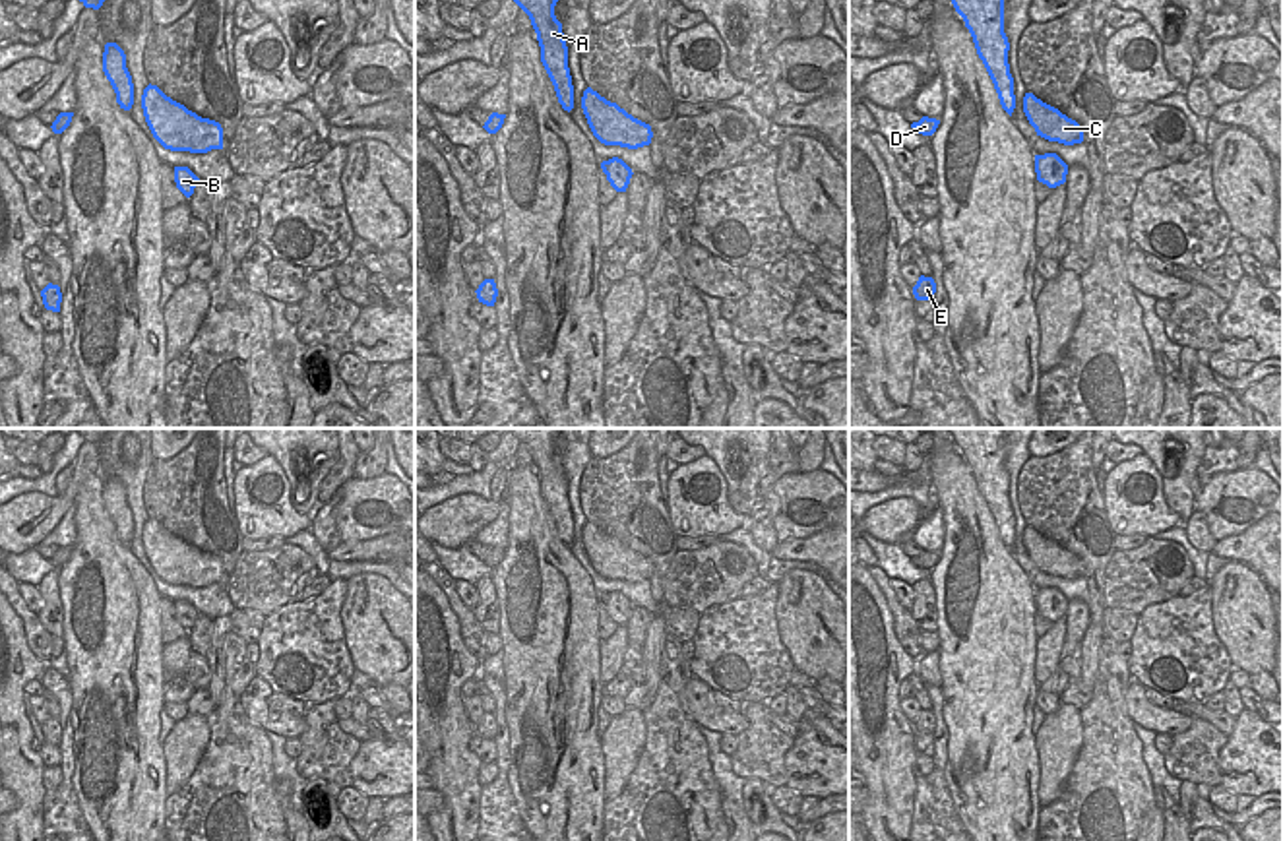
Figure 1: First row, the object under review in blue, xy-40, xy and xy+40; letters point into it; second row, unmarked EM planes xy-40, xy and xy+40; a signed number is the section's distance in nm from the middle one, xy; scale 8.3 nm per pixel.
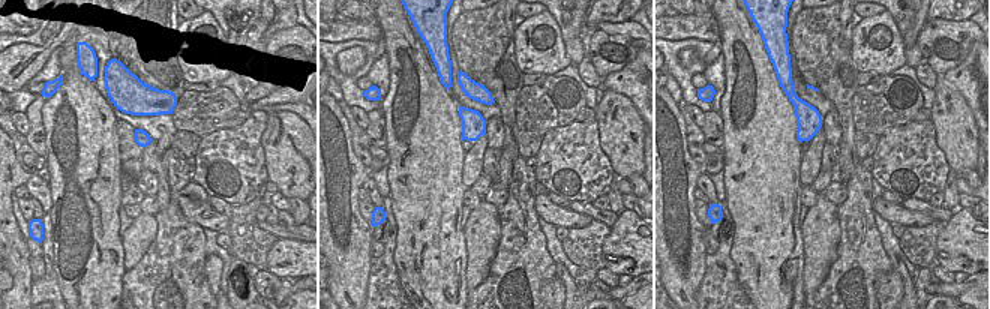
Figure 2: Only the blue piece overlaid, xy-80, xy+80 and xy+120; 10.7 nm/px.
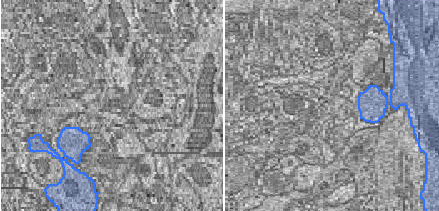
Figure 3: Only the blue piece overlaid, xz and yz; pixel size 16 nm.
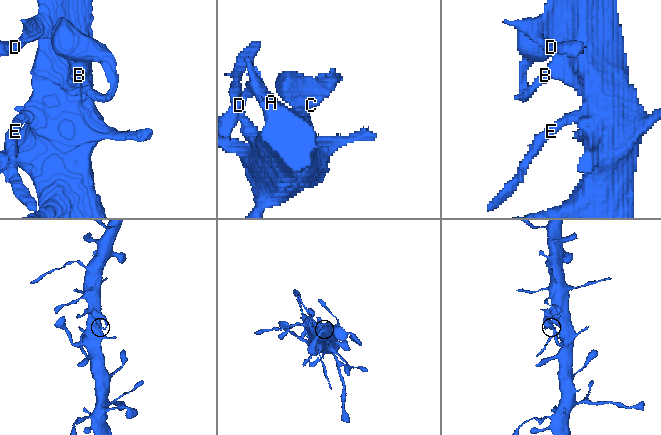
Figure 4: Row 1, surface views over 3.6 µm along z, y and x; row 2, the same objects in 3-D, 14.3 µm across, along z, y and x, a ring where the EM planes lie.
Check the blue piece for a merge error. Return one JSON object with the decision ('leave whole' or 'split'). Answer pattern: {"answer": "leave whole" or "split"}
{"answer": "leave whole"}

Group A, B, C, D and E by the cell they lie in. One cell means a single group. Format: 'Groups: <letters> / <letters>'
Groups: A B C D E

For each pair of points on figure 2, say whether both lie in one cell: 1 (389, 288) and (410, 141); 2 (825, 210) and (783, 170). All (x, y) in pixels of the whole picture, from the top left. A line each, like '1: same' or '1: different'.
1: different
2: different

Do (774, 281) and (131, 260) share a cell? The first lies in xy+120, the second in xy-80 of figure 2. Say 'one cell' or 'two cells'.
two cells

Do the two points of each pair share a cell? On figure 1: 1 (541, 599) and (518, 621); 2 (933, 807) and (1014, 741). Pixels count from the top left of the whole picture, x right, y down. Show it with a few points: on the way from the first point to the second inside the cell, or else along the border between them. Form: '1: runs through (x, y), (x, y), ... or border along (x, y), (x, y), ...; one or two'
1: runs through (539, 607), (526, 621); one
2: border along (948, 748), (946, 789), (962, 820); two

